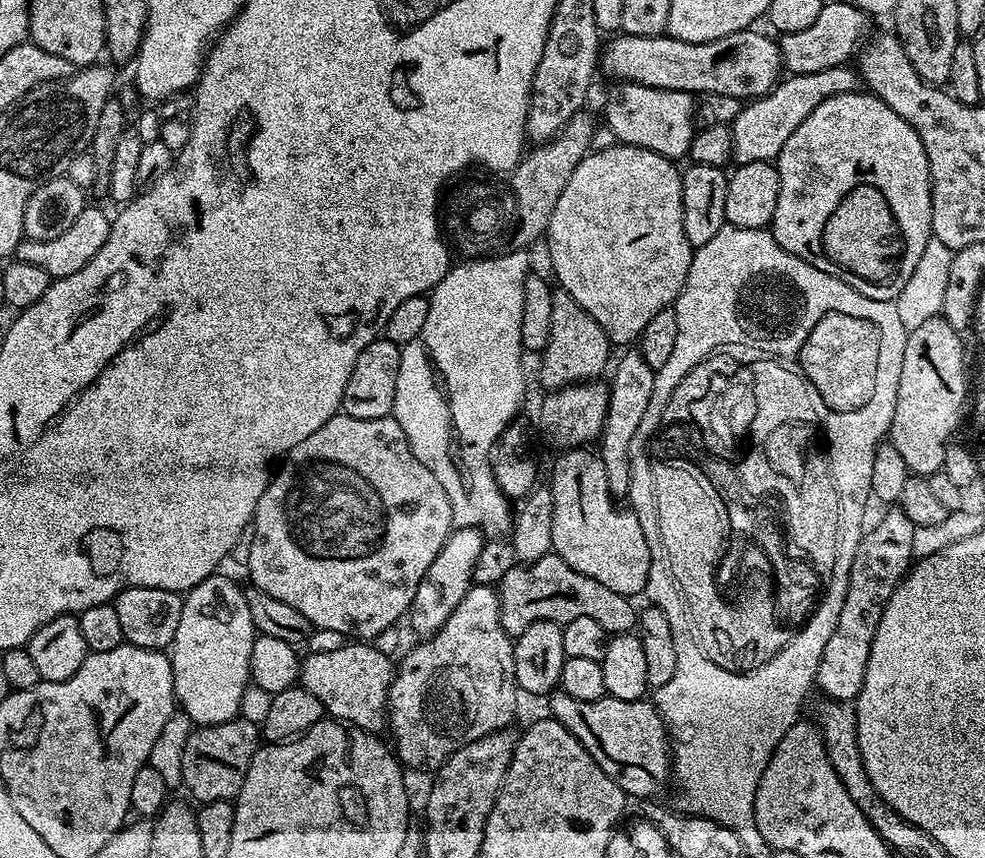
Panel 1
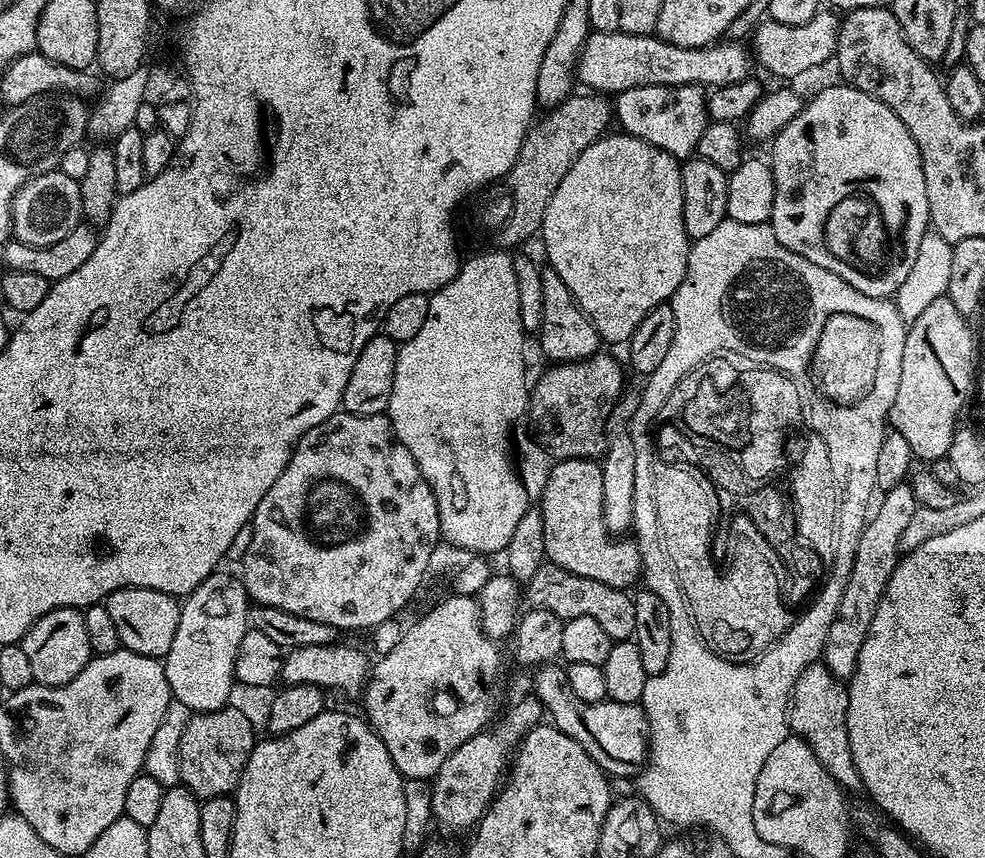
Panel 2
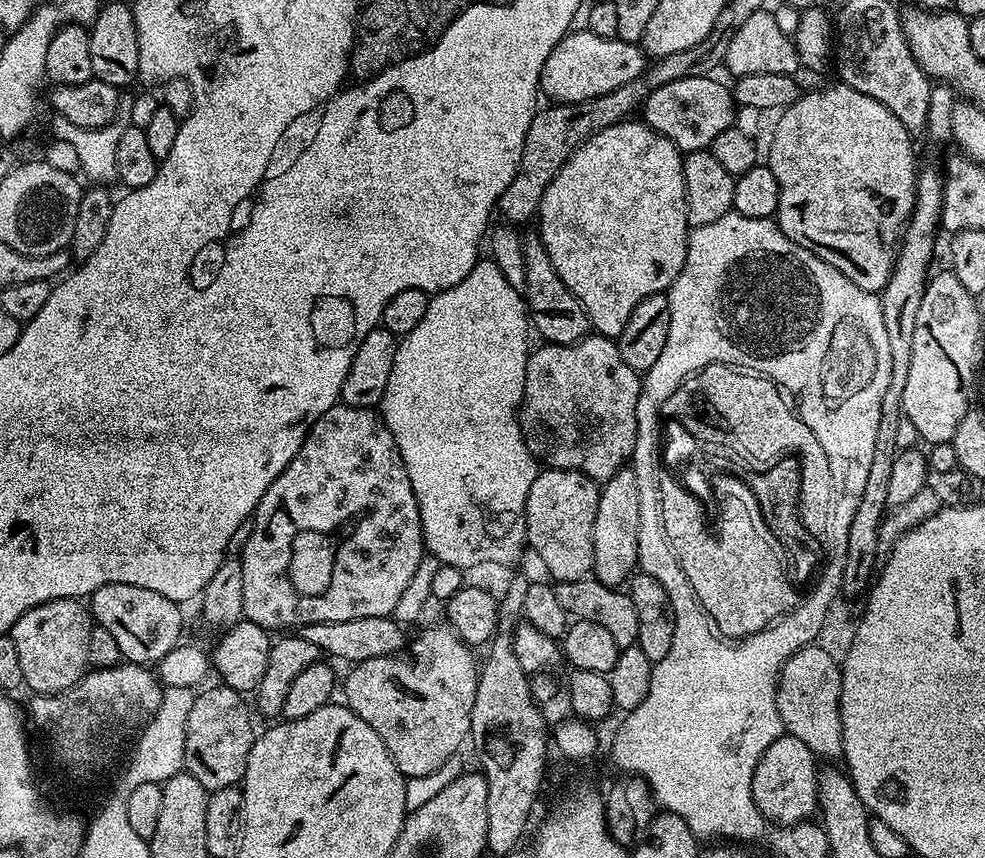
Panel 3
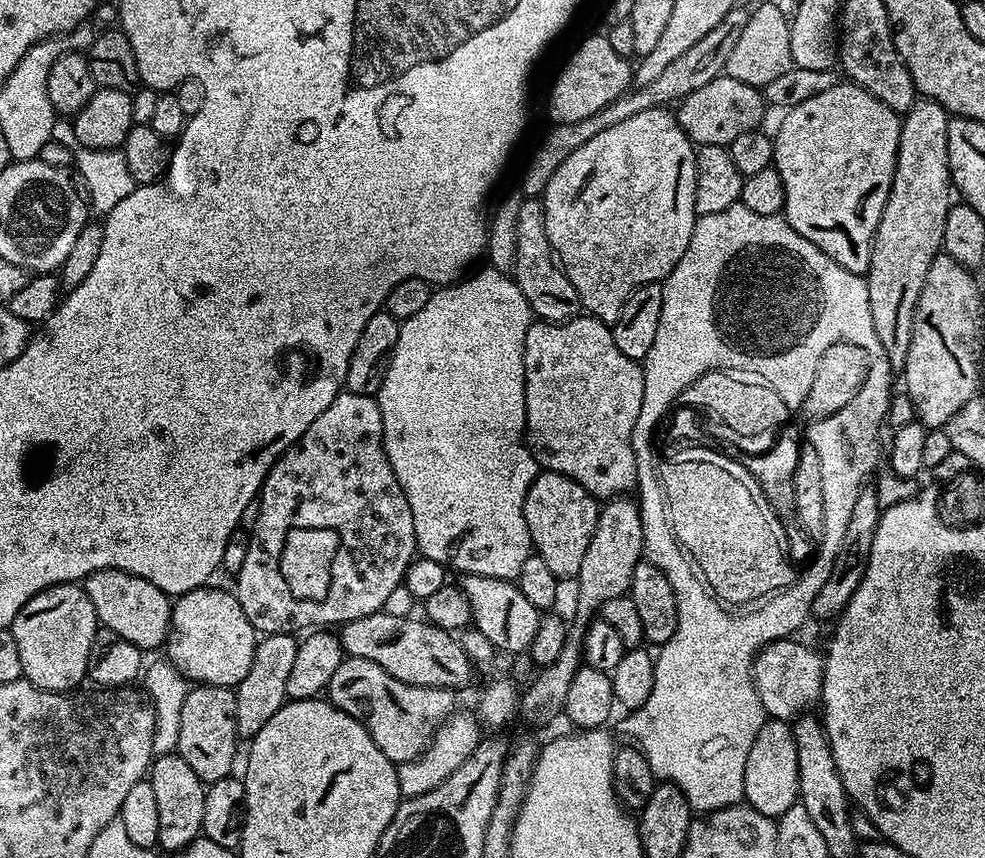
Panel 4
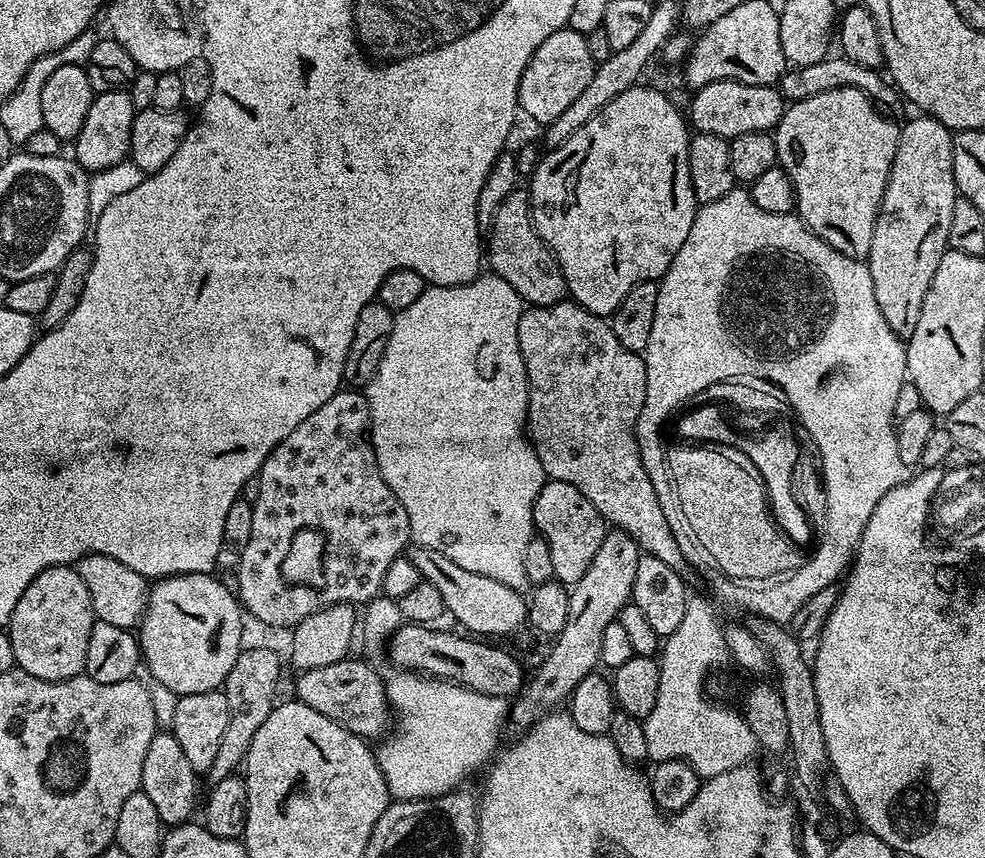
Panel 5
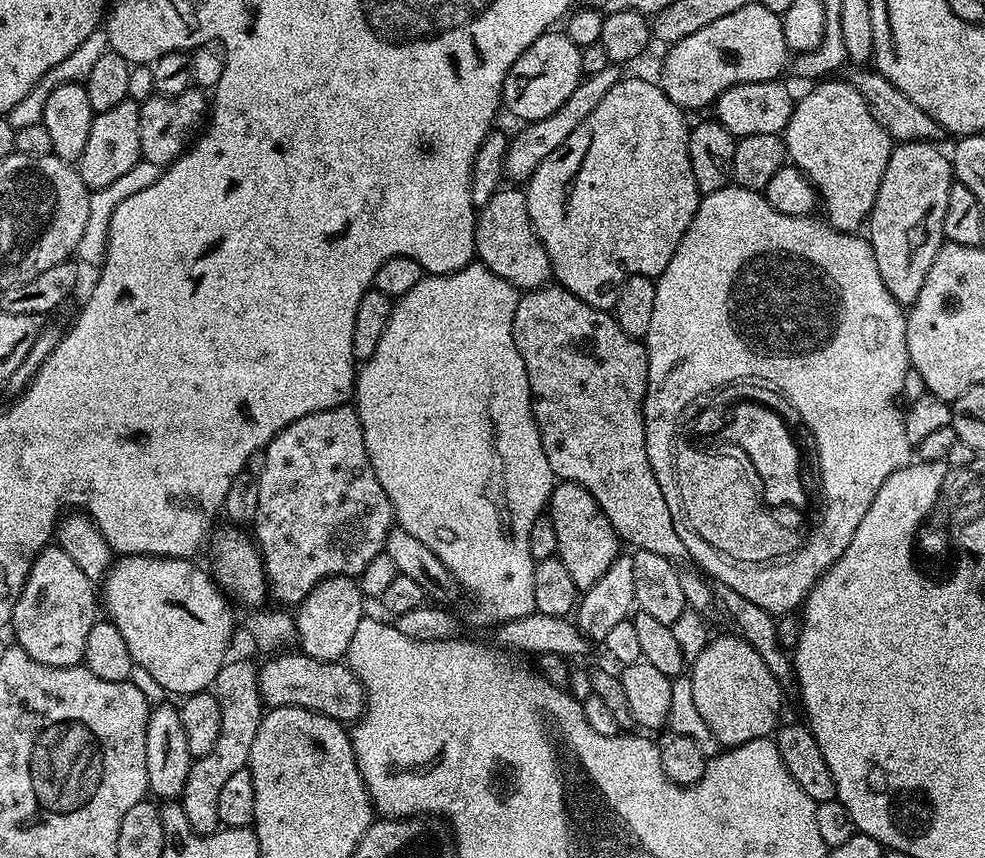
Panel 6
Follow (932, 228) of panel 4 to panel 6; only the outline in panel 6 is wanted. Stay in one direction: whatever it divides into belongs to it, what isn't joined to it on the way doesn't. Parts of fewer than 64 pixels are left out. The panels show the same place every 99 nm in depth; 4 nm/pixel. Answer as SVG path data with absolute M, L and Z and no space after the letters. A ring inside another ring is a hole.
M905 140L893 147L890 162L886 162L886 174L882 174L882 186L878 186L878 198L874 198L872 212L866 221L866 239L874 250L878 270L890 294L901 306L911 306L916 301L918 290L922 290L922 282L926 282L926 274L930 274L930 266L934 266L938 250L946 243L946 202L950 202L954 173L951 159L946 152L936 147L940 146L922 140Z

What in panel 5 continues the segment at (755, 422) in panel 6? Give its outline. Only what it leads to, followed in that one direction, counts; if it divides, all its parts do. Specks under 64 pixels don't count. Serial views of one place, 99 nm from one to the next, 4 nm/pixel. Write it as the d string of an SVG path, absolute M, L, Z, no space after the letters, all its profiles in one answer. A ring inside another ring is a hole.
M720 420L720 438L723 440L737 439L737 446L744 448L746 456L758 458L755 461L755 467L764 480L764 491L768 494L768 507L772 513L772 519L794 543L801 546L811 545L814 540L814 528L809 524L808 515L802 510L802 506L798 506L796 489L792 487L794 462L798 462L800 457L797 450L799 441L796 437L788 436L788 432L784 432L784 428L776 428L776 432L772 432L772 436L764 436L764 440L744 440L743 437L732 434L731 429L727 428L727 424Z

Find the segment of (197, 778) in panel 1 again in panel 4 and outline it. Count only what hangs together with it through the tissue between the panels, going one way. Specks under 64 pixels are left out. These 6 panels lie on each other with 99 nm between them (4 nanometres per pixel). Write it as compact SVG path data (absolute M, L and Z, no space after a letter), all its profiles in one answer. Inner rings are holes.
M196 684L189 687L182 714L179 719L179 735L175 751L198 774L205 785L218 782L233 775L232 763L236 760L236 694L233 689L214 686L213 684Z

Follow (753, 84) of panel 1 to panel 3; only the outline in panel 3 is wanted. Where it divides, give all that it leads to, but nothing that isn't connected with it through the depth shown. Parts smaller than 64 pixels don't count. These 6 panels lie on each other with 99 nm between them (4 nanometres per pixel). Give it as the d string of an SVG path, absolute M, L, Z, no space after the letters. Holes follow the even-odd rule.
M587 30L576 31L569 31L560 39L544 63L540 92L548 95L549 101L557 104L586 102L590 98L610 94L610 90L618 90L618 86L626 86L626 82L634 82L645 75L646 53L640 44L631 44L619 38L598 38L598 34Z

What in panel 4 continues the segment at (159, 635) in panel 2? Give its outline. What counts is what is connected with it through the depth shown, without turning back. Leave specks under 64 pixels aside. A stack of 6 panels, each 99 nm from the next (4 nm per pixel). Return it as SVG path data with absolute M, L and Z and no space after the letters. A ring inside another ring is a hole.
M107 568L90 574L82 582L85 594L94 602L94 614L103 627L114 630L126 638L126 642L134 642L141 650L156 648L165 643L172 626L173 601L154 582L146 582L146 578L138 578L129 572Z

